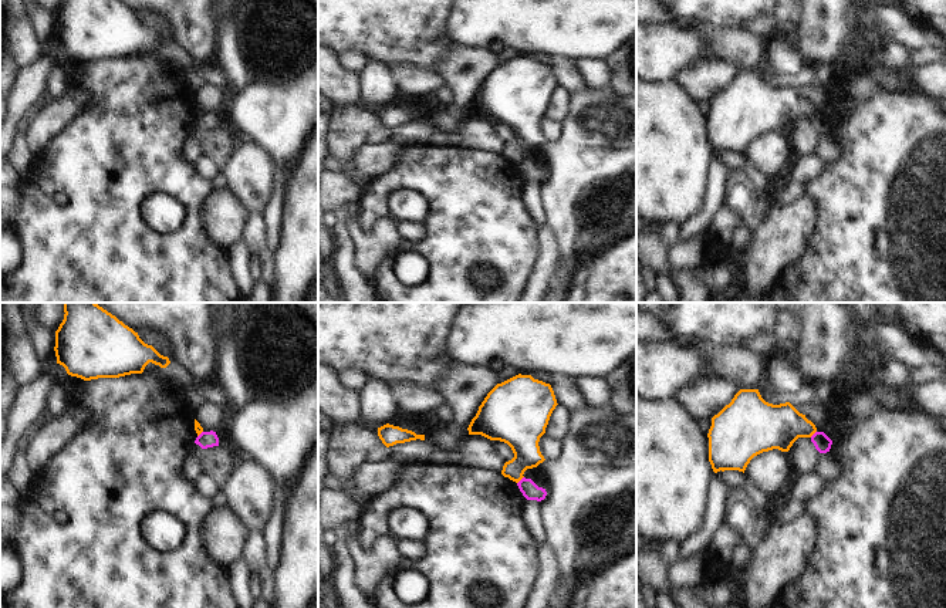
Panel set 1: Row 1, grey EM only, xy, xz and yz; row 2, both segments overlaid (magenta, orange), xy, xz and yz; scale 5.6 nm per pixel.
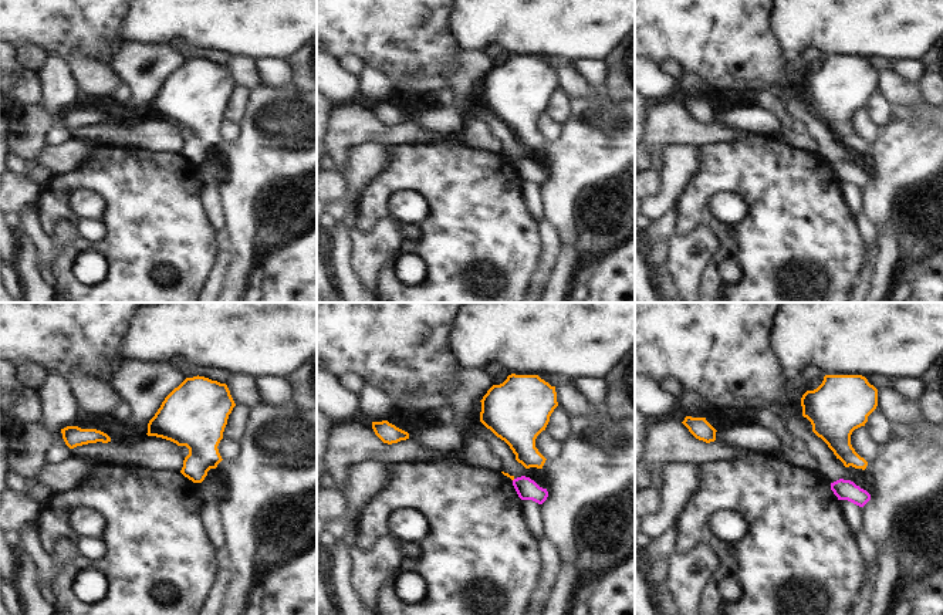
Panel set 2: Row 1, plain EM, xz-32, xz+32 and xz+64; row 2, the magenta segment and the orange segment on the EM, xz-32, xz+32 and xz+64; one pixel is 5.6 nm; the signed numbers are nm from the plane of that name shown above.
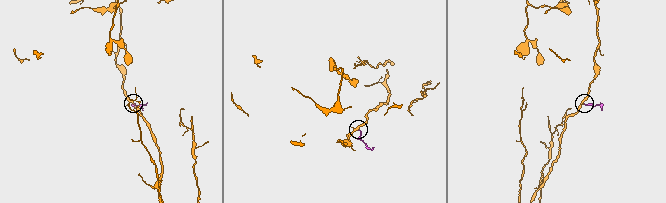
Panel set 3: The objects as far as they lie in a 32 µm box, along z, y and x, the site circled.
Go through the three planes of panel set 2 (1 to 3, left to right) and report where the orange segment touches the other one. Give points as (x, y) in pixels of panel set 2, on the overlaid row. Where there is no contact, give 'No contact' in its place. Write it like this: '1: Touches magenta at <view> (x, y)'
1: No contact
2: No contact
3: No contact.

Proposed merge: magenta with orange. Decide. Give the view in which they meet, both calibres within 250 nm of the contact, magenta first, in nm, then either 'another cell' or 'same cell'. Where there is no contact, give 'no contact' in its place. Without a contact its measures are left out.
meets magenta in xz; 100 nm thick on the magenta side, 190 nm on the other; another cell

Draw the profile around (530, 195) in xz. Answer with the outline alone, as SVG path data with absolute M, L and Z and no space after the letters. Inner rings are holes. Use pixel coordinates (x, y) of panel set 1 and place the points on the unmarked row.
M526 182L521 190L521 200L531 220L541 227L545 224L545 212L540 197L540 183Z

